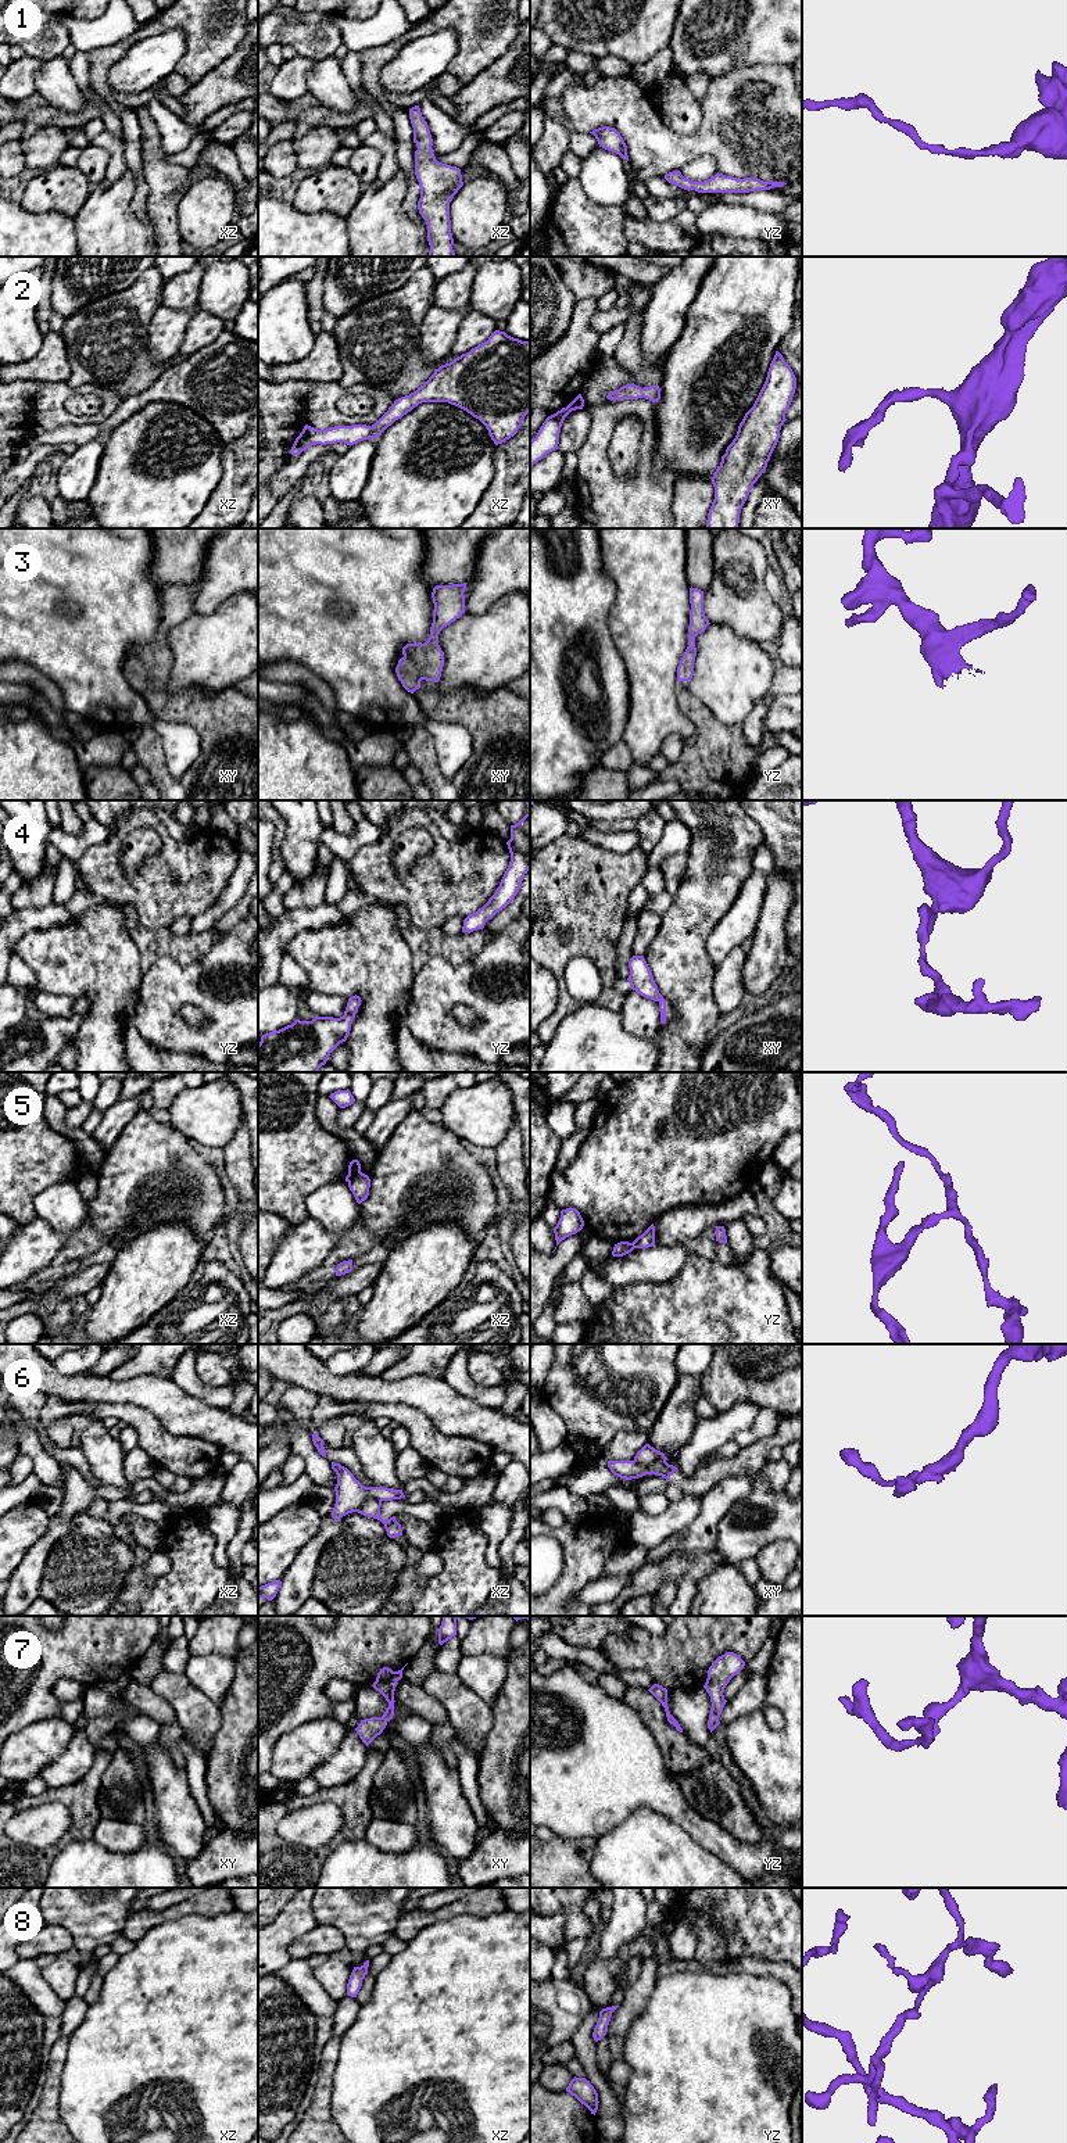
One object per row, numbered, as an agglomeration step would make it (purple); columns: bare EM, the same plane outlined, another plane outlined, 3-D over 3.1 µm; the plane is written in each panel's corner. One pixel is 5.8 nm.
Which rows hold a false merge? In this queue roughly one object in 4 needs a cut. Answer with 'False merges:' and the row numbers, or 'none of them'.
False merges: 5, 6

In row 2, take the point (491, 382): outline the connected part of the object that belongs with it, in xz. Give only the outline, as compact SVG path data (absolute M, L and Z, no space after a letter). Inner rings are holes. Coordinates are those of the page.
M495 330L487 341L436 369L416 391L395 399L375 424L334 426L326 430L305 424L290 454L298 455L316 444L344 442L351 447L364 440L377 438L389 426L422 402L455 405L479 419L488 430L495 445L505 442L518 433L524 416L530 412L530 343Z

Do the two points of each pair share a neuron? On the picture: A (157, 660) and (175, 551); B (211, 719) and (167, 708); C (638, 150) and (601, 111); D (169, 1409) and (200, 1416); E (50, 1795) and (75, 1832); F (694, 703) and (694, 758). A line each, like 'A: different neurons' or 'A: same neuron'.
A: different neurons
B: same neuron
C: same neuron
D: same neuron
E: same neuron
F: same neuron

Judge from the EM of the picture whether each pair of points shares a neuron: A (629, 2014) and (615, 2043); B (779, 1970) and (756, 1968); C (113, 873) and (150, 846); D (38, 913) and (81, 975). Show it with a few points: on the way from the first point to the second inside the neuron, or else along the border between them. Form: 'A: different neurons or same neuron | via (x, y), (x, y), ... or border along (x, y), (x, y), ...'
A: different neurons | border along (623, 2035), (612, 2035), (609, 2038)
B: same neuron | via (773, 1970), (762, 1968)
C: different neurons | border along (129, 834), (120, 852), (121, 867), (128, 875)
D: different neurons | border along (75, 916), (63, 924), (31, 930), (17, 939)

